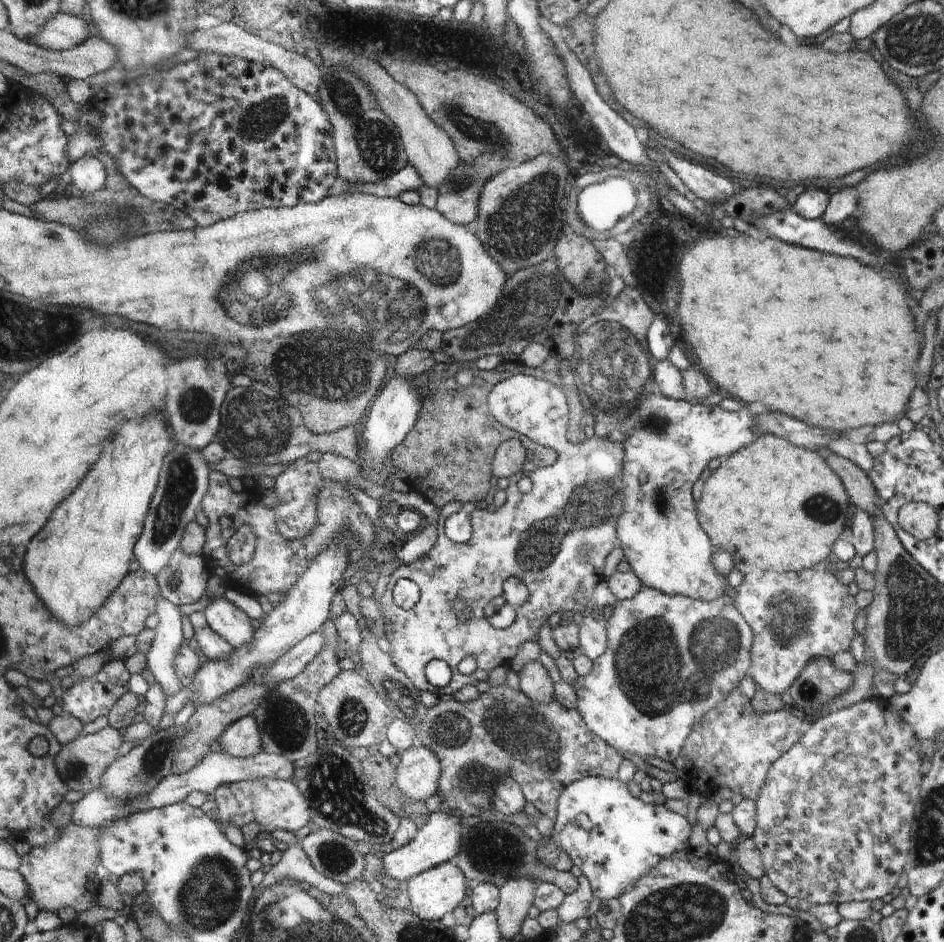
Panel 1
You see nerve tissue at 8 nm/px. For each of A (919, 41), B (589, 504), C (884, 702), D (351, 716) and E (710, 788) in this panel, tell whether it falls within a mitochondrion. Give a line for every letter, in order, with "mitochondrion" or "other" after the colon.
A: mitochondrion
B: mitochondrion
C: other
D: mitochondrion
E: other

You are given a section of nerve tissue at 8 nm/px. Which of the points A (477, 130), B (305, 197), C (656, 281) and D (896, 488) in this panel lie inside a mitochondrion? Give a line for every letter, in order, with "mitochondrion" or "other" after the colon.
A: mitochondrion
B: other
C: other
D: other

